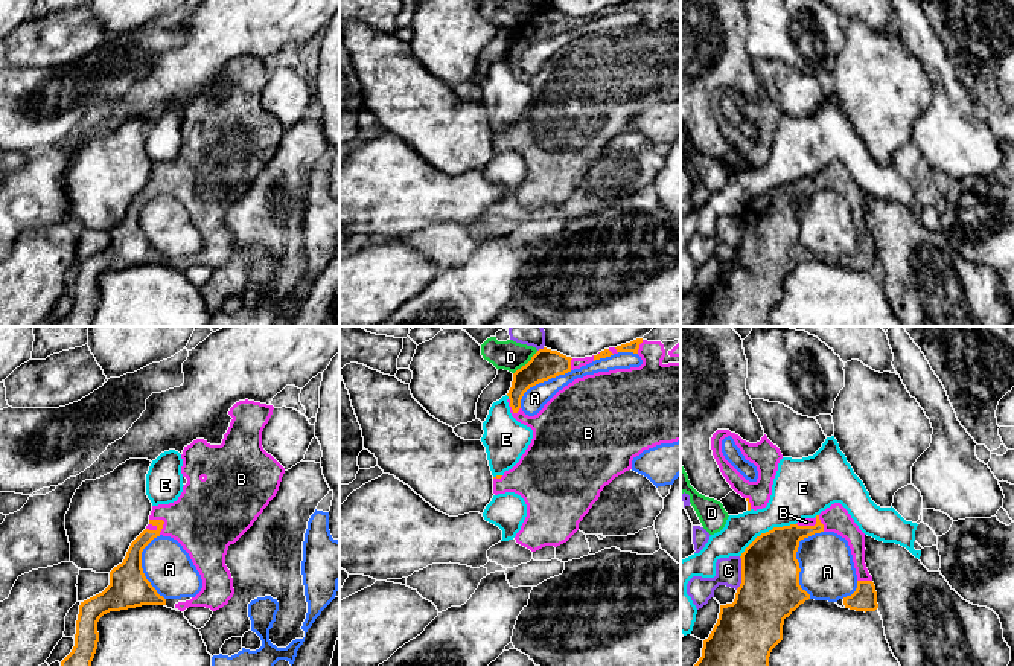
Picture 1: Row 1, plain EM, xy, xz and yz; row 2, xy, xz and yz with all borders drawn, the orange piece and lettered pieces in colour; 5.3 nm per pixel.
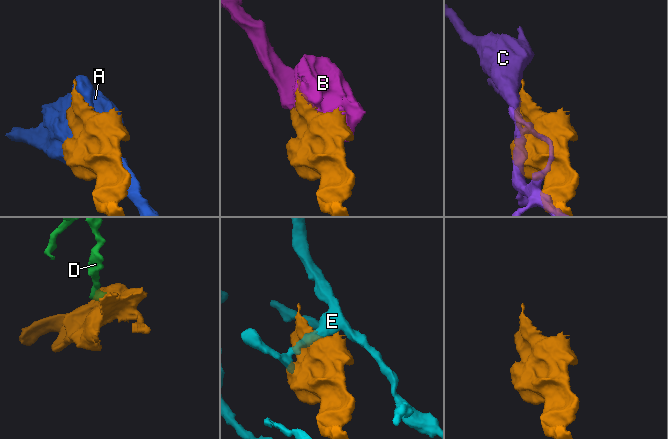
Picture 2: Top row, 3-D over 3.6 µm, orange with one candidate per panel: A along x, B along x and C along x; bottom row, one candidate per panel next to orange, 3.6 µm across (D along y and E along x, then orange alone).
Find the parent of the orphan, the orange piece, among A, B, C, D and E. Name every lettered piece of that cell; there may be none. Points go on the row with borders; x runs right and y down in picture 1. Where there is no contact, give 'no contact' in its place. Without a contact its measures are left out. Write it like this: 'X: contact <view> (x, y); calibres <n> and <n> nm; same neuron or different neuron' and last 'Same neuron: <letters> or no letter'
A: contact yz (795, 558); calibres 320 and 280 nm; different neuron
B: contact xy (163, 521); calibres 90 and 380 nm; same neuron
C: contact yz (742, 573); calibres 320 and 140 nm; different neuron
D: contact xz (527, 363); calibres 160 and 160 nm; different neuron
E: contact yz (766, 532); calibres 300 and 260 nm; different neuron
Same neuron: B

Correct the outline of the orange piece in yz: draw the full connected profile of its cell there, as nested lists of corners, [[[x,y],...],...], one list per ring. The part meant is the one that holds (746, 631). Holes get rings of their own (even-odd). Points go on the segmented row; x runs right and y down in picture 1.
[[[834,503],[815,518],[761,533],[745,549],[735,599],[720,605],[717,623],[694,666],[769,666],[772,649],[783,640],[784,619],[810,599],[799,585],[799,541],[821,532],[840,535],[851,549],[857,588],[843,597],[845,608],[865,613],[878,608],[865,564],[865,533],[848,511]]]

